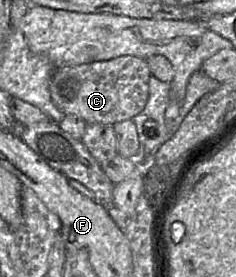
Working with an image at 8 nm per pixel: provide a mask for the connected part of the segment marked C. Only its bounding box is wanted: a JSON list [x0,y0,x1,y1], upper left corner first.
[50,56,151,125]

